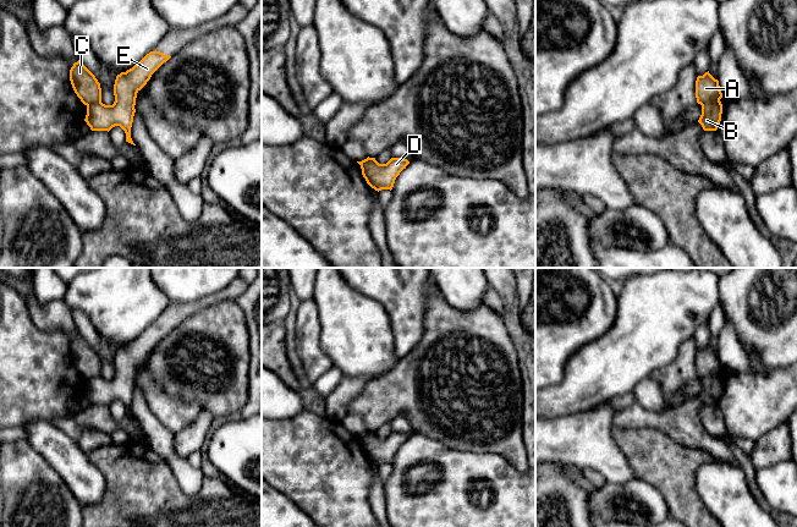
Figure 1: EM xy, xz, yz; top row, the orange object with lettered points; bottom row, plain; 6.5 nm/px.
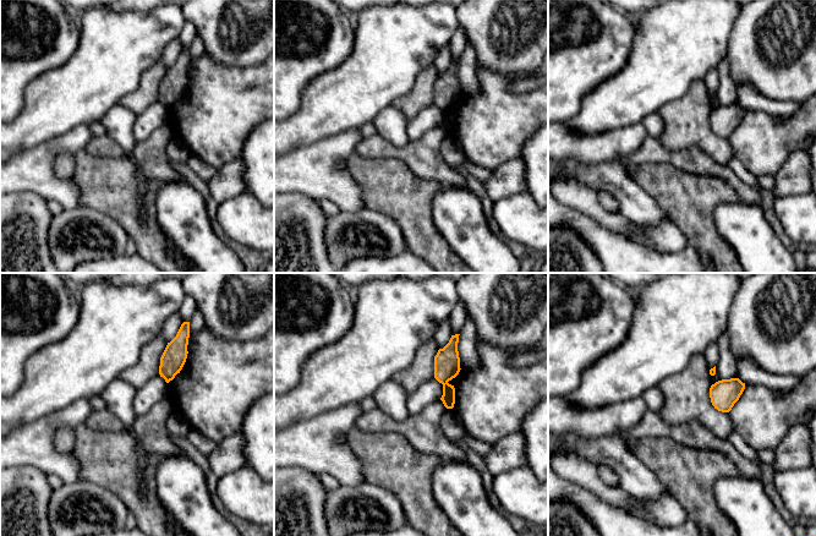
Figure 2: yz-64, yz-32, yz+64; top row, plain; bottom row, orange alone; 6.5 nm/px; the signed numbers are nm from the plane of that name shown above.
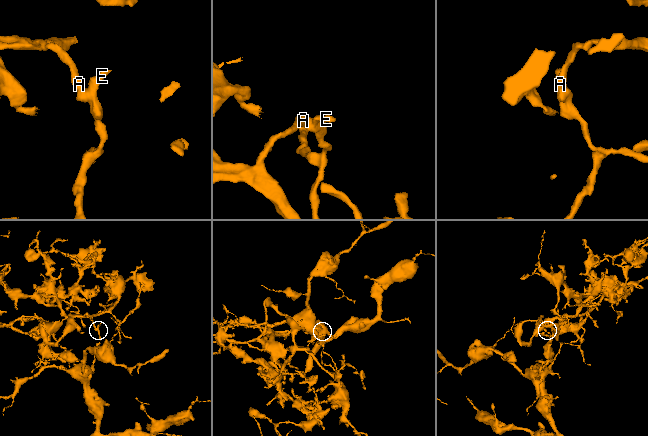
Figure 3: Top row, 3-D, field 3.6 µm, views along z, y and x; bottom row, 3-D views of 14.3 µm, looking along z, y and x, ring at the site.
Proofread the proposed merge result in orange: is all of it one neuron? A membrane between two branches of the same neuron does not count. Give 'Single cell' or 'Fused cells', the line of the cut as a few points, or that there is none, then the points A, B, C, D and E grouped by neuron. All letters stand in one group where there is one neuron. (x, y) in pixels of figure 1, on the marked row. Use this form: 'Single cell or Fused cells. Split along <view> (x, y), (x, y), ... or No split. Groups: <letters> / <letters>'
Fused cells. Split along yz (719, 99), (702, 105). Groups: A C / B D E

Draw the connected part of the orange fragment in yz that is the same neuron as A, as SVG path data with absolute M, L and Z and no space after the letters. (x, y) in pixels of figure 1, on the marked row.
M709 71L703 76L698 76L696 81L696 98L697 103L703 105L714 100L720 100L722 93L720 90L719 81L715 79Z

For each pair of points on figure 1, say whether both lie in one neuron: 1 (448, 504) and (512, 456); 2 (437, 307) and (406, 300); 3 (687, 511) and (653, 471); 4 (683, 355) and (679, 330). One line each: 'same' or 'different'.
1: different
2: different
3: same
4: different

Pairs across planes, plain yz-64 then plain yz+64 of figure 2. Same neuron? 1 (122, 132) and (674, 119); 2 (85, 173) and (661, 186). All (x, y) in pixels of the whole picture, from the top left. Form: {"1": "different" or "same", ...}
{"1": "different", "2": "same"}

